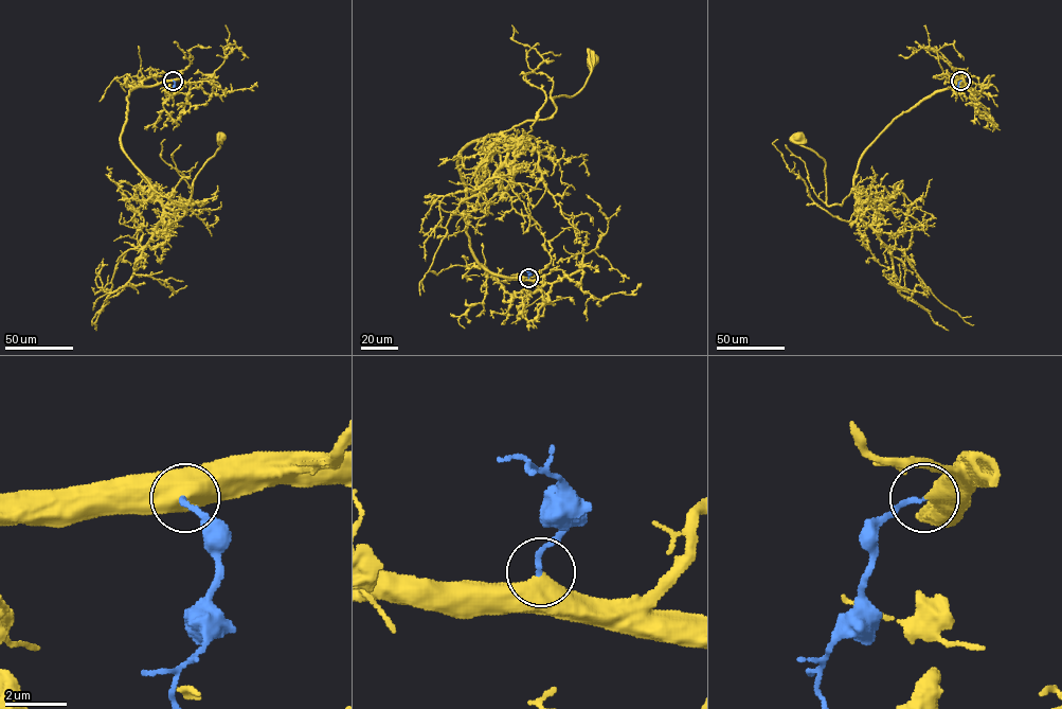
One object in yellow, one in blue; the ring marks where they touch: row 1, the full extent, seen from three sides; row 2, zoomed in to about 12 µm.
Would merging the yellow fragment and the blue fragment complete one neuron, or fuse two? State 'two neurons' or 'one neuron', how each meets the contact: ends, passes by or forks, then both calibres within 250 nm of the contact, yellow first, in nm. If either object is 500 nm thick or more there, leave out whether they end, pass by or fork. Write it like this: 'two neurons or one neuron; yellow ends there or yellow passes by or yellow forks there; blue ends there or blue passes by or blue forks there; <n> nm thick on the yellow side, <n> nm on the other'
one neuron; 650 nm thick on the yellow side, 170 nm on the other

